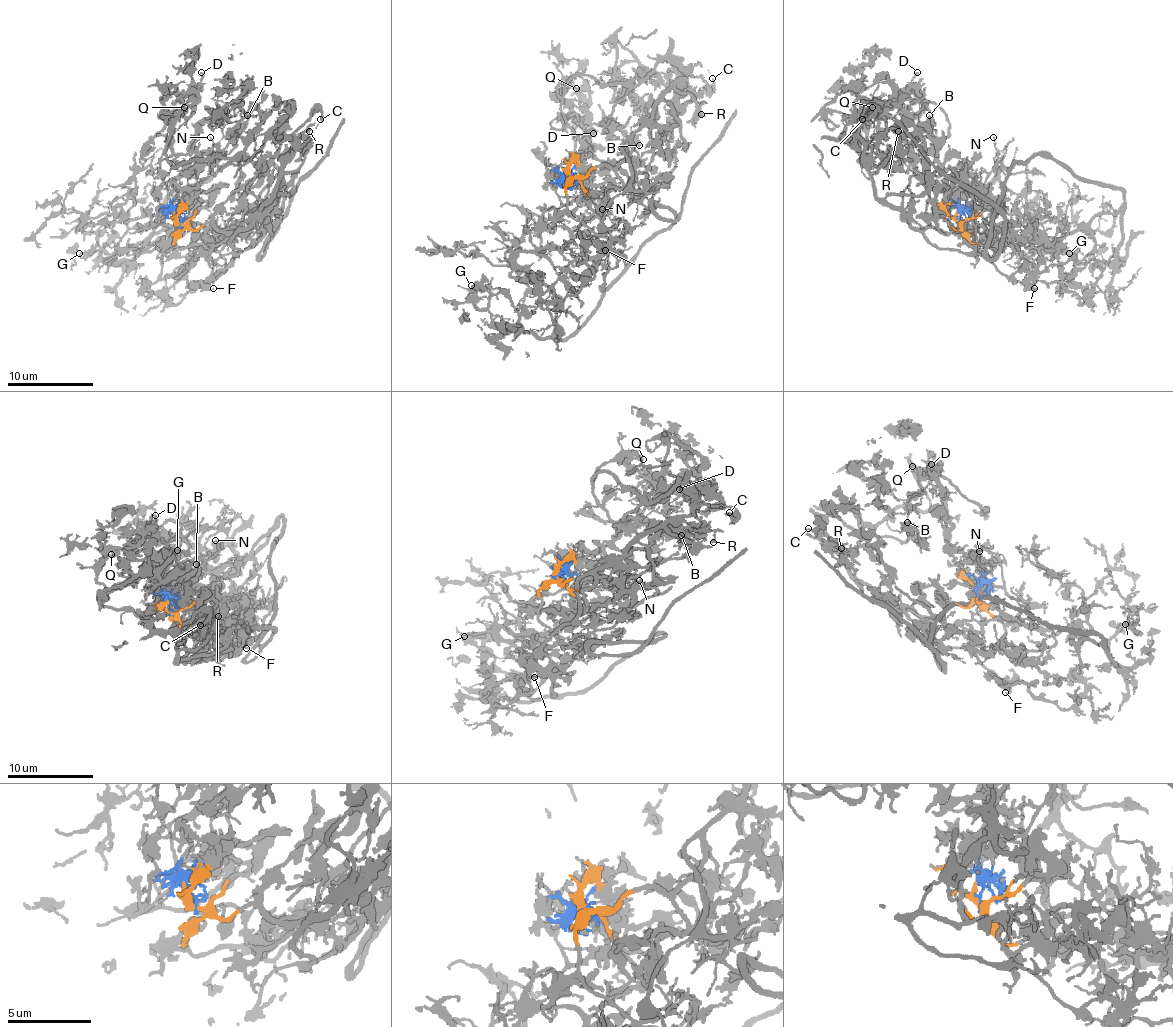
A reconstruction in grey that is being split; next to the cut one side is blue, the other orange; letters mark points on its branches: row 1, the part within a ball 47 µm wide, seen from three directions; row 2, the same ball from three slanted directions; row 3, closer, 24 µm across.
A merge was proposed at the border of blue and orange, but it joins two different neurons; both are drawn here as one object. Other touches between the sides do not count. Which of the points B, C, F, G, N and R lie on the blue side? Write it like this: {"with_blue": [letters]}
{"with_blue": ["G", "N"]}

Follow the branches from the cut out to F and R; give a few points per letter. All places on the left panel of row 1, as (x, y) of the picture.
F: (179, 224), (239, 228), (231, 243), (239, 252), (216, 260), (207, 286), (214, 288)
R: (179, 224), (246, 228), (274, 196), (282, 160), (310, 132)

